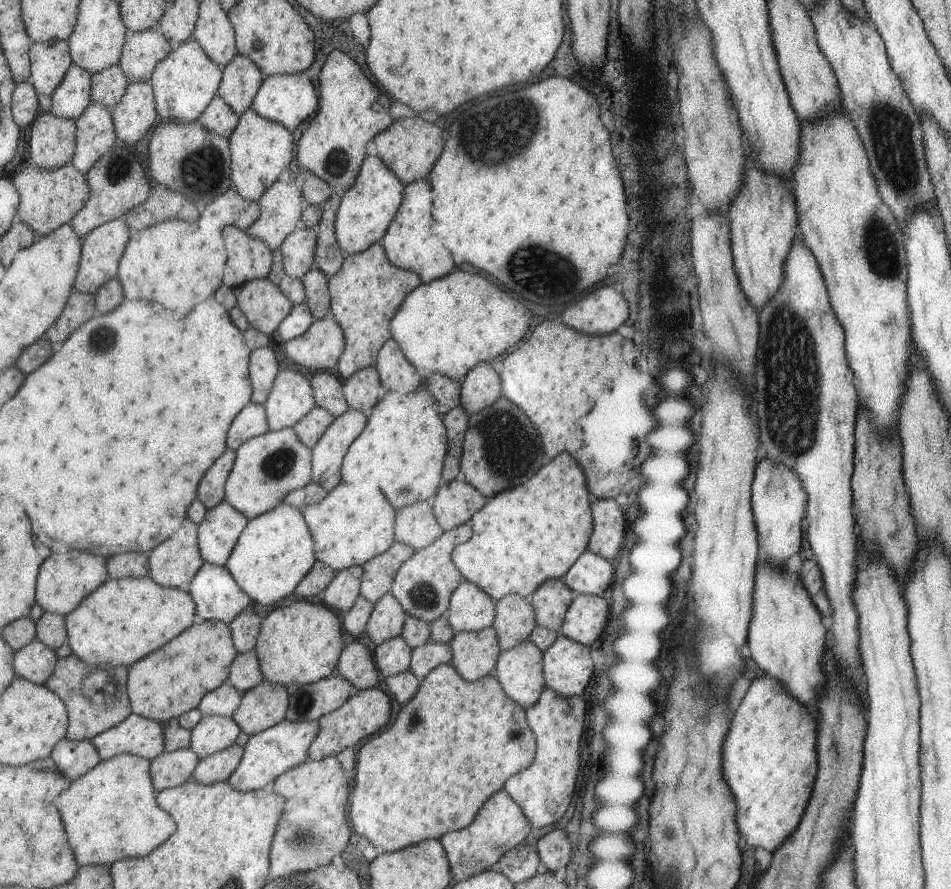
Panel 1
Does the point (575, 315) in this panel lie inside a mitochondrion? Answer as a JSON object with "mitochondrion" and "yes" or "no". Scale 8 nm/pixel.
{"mitochondrion":"no"}

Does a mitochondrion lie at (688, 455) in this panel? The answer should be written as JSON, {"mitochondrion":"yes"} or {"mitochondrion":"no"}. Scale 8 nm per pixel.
{"mitochondrion":"no"}

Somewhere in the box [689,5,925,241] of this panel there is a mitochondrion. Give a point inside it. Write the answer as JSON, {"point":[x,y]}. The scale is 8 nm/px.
{"point":[890,131]}

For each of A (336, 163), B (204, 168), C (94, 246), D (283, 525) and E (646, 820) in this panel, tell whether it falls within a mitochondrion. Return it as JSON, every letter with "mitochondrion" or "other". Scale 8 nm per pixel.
{"A":"mitochondrion","B":"mitochondrion","C":"other","D":"other","E":"other"}

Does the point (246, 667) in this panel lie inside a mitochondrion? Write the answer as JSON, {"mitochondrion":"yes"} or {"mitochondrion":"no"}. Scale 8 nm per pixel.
{"mitochondrion":"no"}

